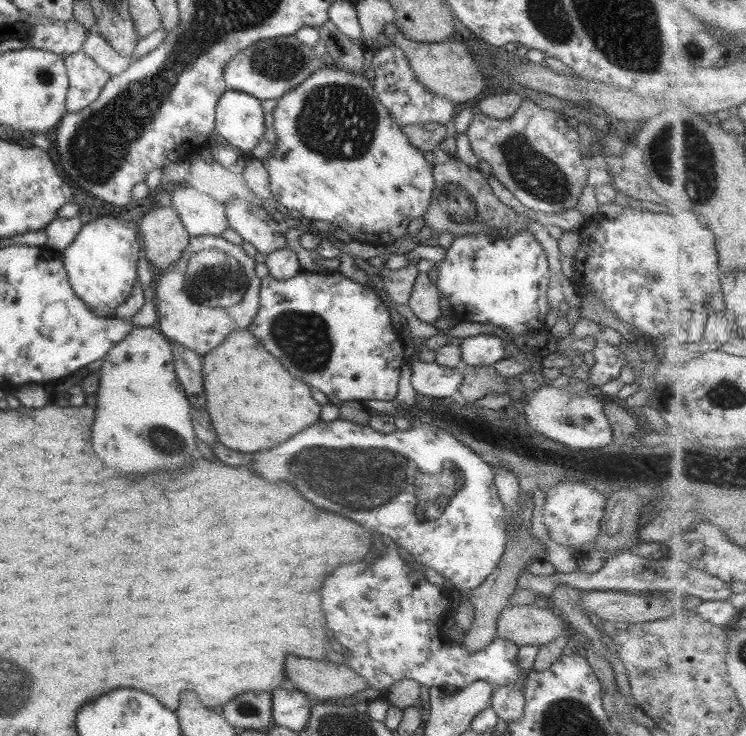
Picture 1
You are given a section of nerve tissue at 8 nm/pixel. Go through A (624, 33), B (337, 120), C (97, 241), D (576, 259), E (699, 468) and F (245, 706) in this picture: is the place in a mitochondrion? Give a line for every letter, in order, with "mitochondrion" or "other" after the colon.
A: mitochondrion
B: mitochondrion
C: other
D: other
E: mitochondrion
F: mitochondrion

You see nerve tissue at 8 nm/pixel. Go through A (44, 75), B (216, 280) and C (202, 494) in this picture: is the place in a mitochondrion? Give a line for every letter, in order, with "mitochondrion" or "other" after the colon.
A: mitochondrion
B: mitochondrion
C: other

